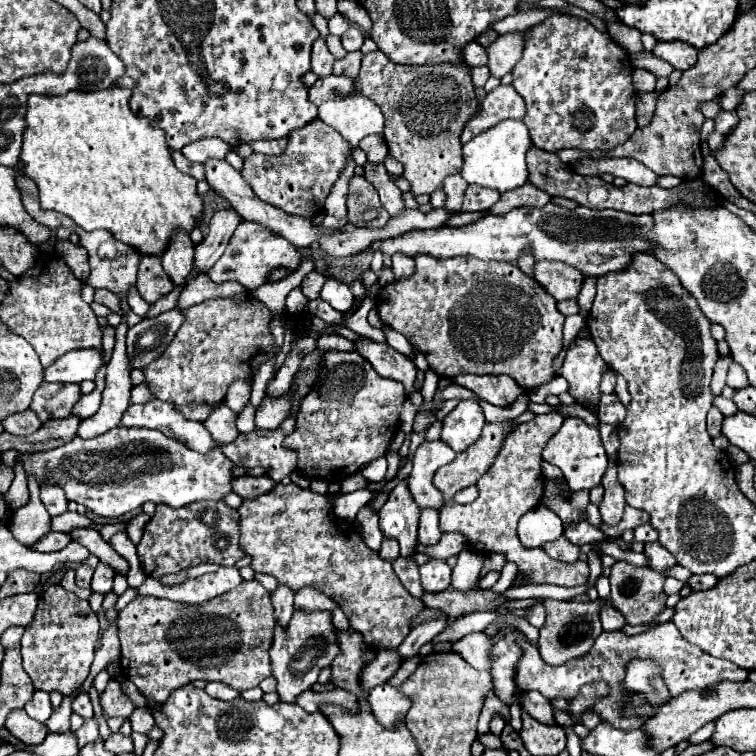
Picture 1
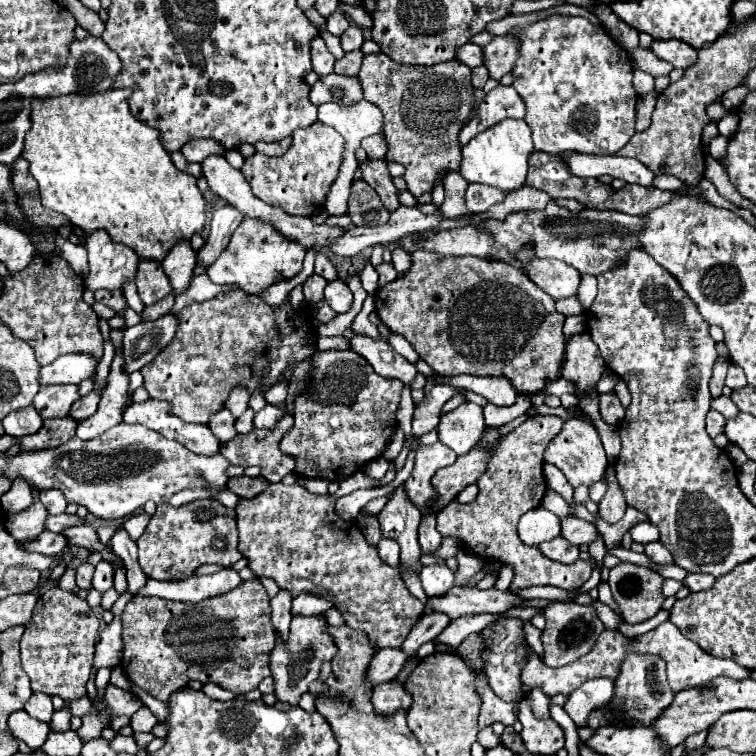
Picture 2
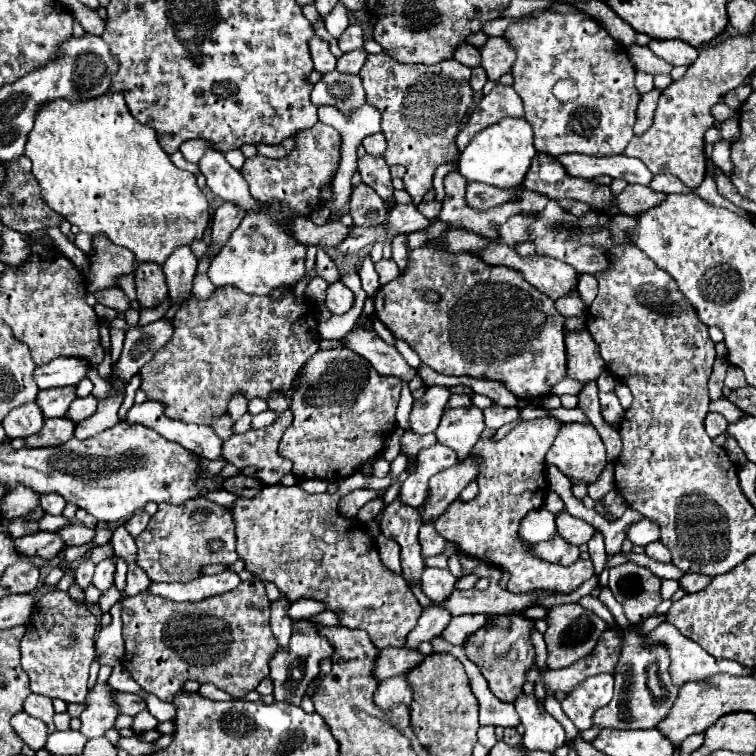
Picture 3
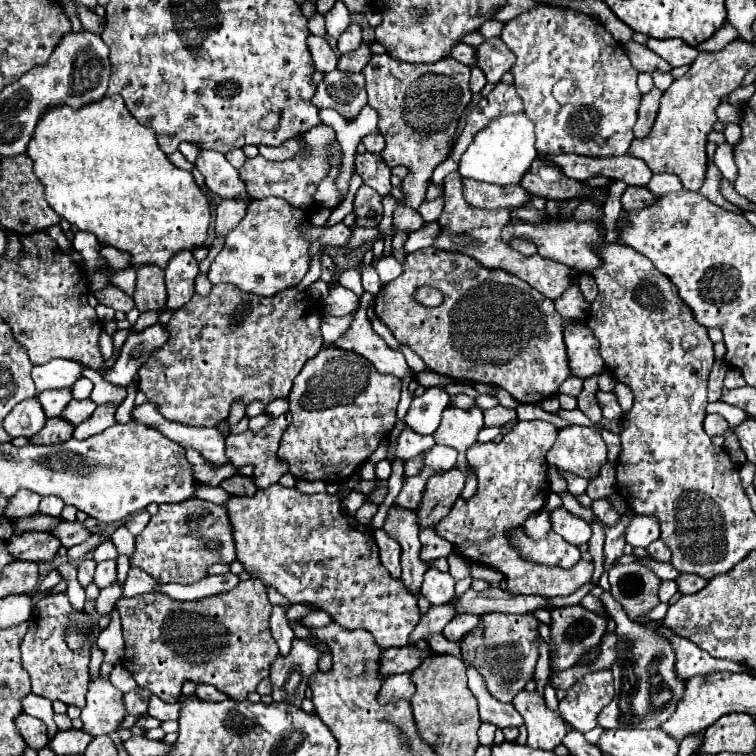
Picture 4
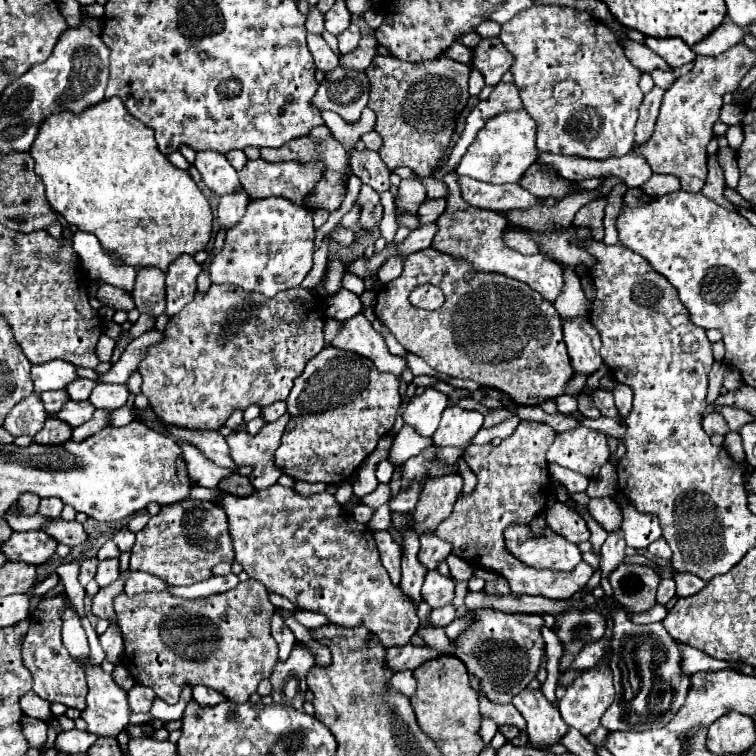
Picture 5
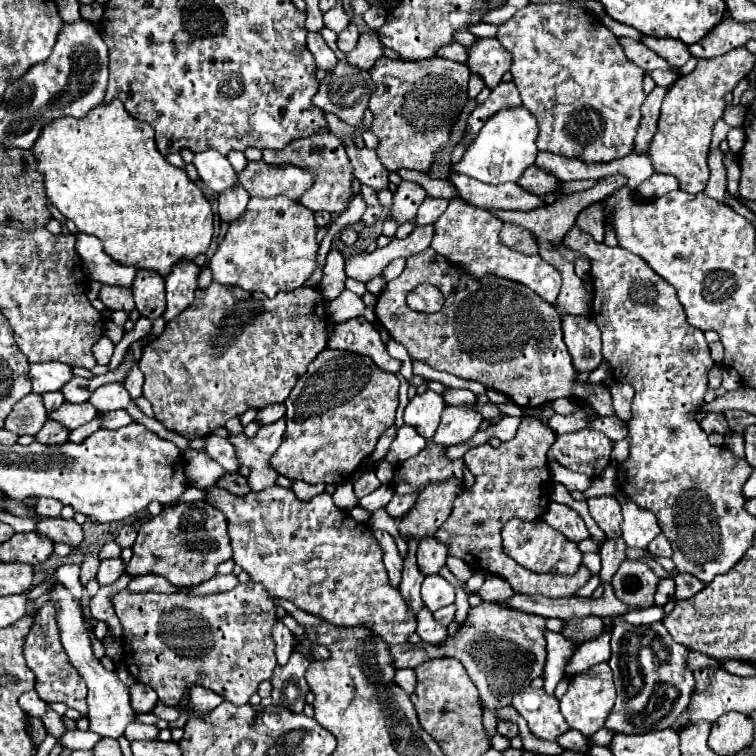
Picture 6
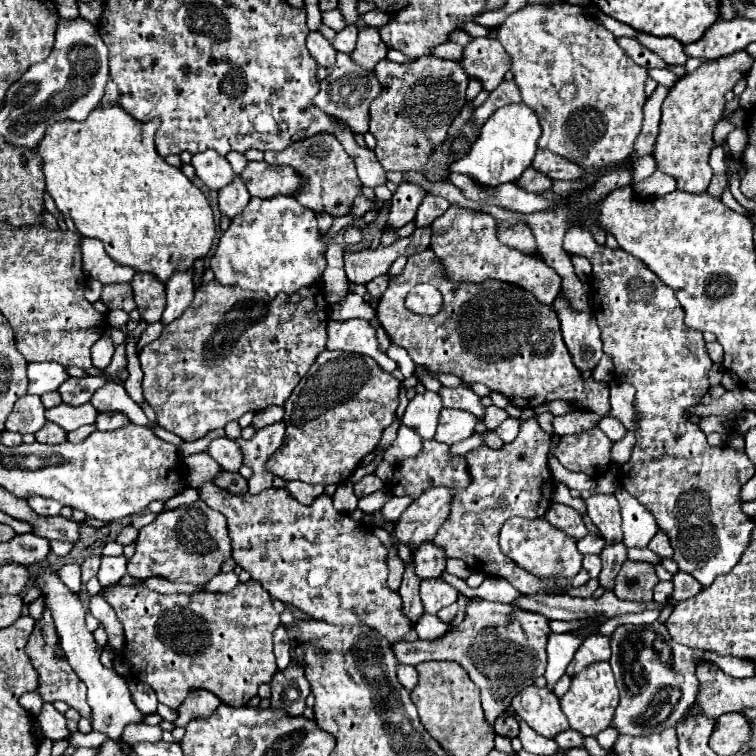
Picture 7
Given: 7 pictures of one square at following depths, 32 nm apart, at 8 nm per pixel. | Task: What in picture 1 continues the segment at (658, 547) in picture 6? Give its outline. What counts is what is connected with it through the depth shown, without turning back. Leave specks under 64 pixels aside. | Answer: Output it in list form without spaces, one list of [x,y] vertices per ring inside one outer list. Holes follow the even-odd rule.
[[[652,542],[652,544],[646,544],[644,546],[644,554],[648,558],[648,566],[660,574],[664,574],[668,568],[676,566],[676,560],[674,556],[660,544],[660,542]]]

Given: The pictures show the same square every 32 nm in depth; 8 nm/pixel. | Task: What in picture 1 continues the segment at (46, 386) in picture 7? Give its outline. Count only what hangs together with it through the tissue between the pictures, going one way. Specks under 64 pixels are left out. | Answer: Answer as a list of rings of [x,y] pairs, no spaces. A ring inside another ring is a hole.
[[[98,350],[68,352],[60,356],[54,364],[44,368],[44,382],[80,384],[84,380],[94,380],[102,362],[102,352]]]

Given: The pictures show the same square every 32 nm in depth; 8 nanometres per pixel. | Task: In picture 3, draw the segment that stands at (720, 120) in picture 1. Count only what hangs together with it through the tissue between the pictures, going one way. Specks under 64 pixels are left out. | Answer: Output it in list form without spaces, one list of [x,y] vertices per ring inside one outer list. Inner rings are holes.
[[[726,120],[726,122],[722,122],[722,136],[724,136],[724,140],[728,140],[728,142],[732,142],[732,140],[736,140],[736,136],[740,136],[740,126],[738,126],[738,120]]]

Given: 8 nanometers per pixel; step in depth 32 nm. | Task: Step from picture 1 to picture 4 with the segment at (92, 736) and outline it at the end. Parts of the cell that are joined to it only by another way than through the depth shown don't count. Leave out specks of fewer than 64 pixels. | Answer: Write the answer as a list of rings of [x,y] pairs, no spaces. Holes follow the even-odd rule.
[[[92,676],[86,694],[86,708],[80,716],[84,722],[84,732],[90,736],[102,736],[118,730],[128,716],[122,698],[124,692],[120,692],[108,676]]]

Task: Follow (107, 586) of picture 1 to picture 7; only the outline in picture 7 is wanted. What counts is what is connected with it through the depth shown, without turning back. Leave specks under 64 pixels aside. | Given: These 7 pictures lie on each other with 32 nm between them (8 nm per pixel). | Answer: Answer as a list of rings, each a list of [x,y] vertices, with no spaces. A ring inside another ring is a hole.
[[[102,556],[102,564],[100,564],[100,570],[98,570],[100,584],[108,586],[108,584],[118,582],[126,574],[126,564],[128,564],[126,556],[116,556],[116,558]]]

